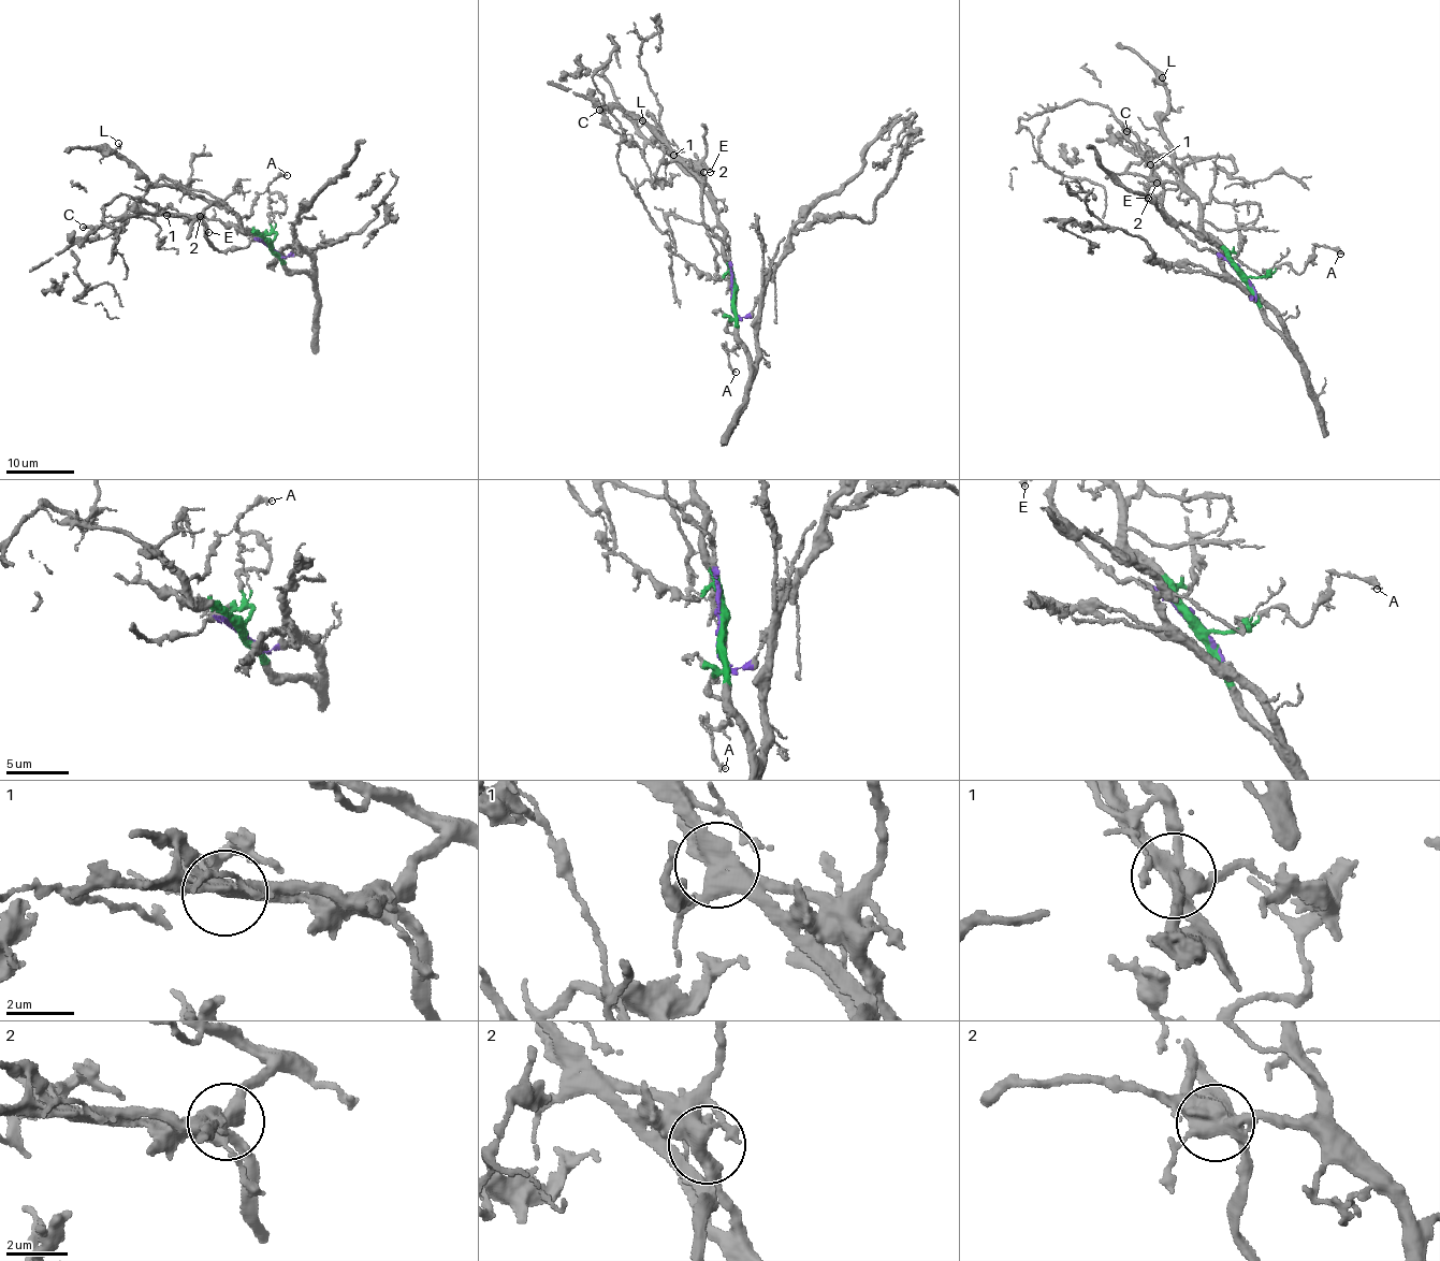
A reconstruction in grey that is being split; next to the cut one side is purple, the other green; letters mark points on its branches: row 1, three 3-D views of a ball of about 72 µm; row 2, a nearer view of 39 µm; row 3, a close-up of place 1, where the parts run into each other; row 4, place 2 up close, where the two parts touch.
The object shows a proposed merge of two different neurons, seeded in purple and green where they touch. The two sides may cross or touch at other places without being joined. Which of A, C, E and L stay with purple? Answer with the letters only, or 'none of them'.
C

